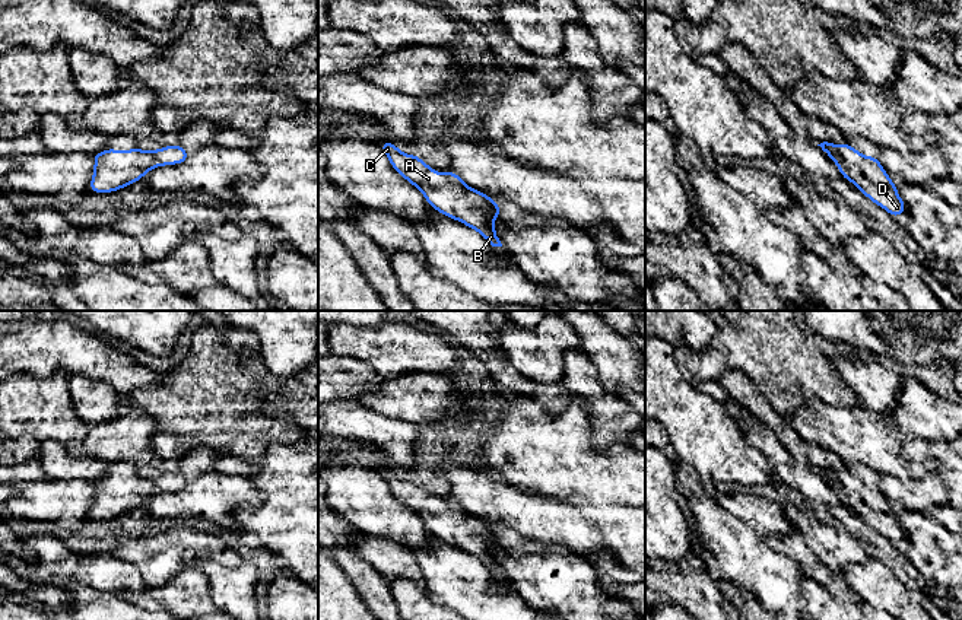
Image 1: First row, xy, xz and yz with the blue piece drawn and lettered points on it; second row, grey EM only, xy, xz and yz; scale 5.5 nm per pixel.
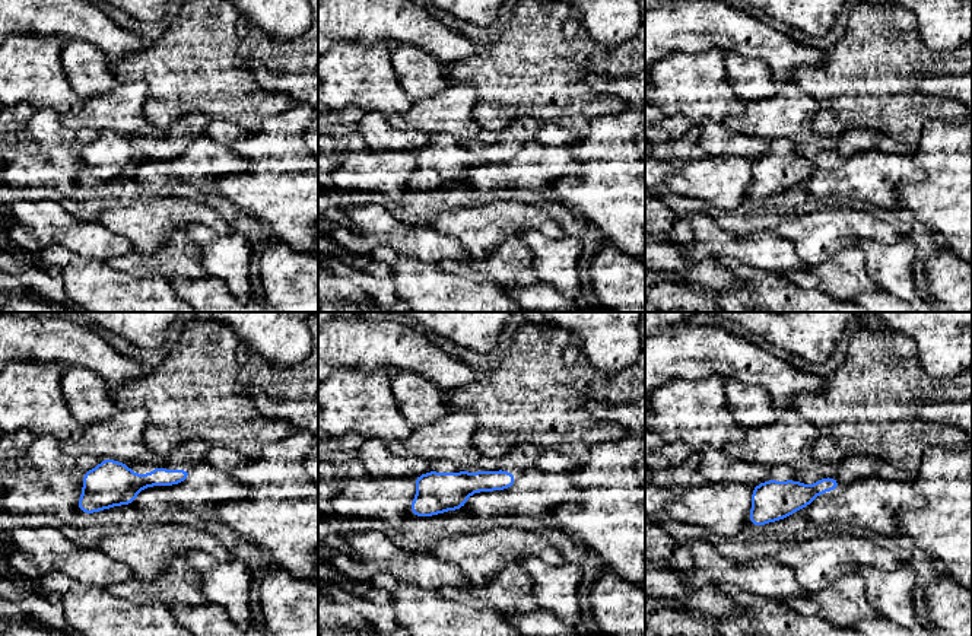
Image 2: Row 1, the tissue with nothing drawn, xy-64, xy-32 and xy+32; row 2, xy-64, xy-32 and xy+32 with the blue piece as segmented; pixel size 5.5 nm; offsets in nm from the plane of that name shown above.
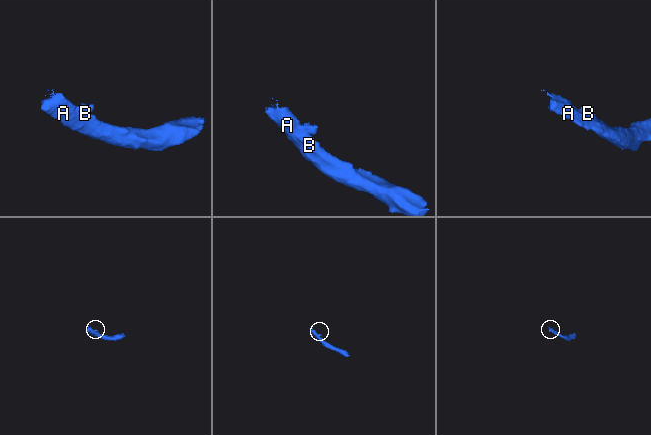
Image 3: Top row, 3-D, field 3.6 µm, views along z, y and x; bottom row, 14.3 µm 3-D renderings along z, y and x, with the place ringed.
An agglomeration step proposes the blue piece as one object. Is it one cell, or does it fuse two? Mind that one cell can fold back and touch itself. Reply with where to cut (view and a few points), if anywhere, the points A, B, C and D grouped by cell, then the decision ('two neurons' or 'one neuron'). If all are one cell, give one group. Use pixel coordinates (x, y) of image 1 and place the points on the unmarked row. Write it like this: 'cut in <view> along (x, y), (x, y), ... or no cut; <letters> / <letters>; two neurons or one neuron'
no cut; A B C D; one neuron

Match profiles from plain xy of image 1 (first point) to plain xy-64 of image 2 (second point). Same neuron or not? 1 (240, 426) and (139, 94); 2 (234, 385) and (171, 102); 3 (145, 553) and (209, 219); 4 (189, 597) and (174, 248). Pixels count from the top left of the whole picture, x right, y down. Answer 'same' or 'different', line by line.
1: different
2: same
3: same
4: same

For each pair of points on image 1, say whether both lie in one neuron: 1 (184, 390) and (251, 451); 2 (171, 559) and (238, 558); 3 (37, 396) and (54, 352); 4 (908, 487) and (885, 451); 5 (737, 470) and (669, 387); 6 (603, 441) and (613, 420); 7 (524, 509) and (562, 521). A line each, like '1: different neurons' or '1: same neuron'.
1: same neuron
2: same neuron
3: different neurons
4: different neurons
5: same neuron
6: same neuron
7: same neuron

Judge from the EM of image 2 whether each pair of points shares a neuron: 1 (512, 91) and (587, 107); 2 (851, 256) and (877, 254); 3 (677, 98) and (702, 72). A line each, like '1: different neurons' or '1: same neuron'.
1: same neuron
2: different neurons
3: same neuron

